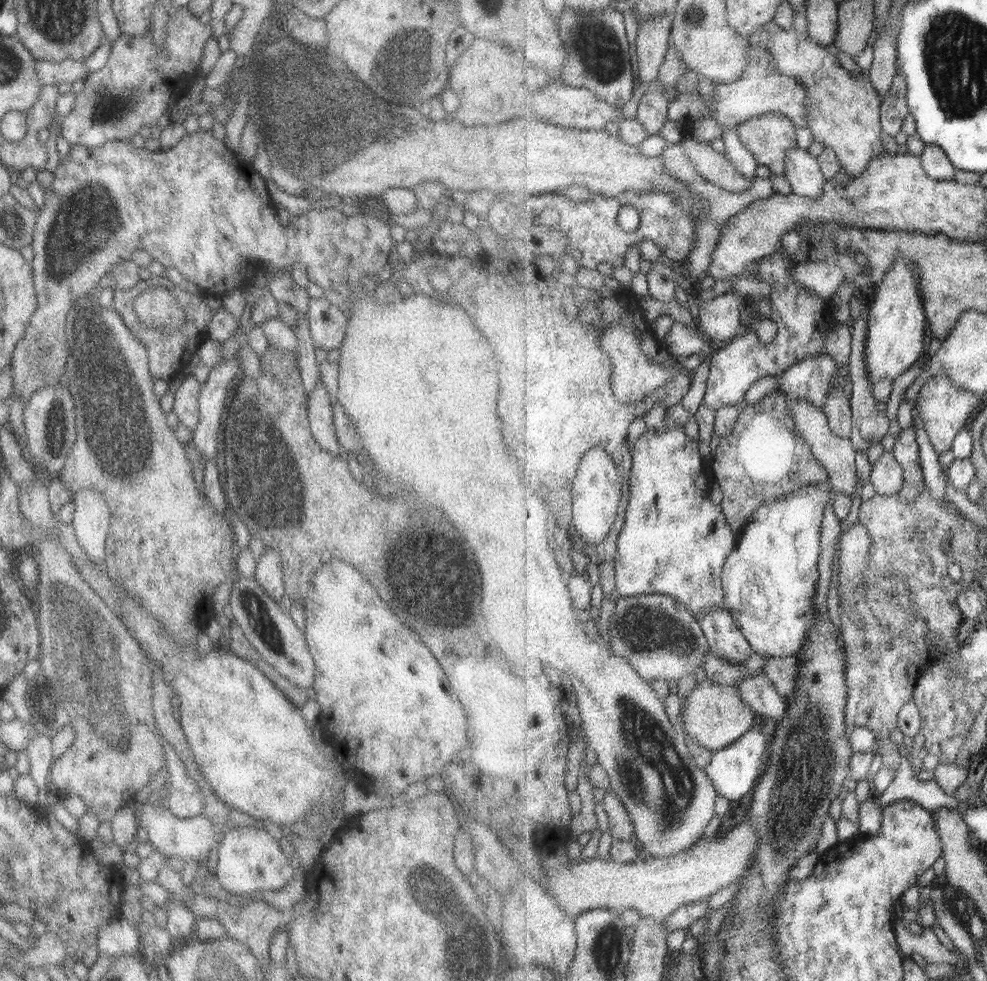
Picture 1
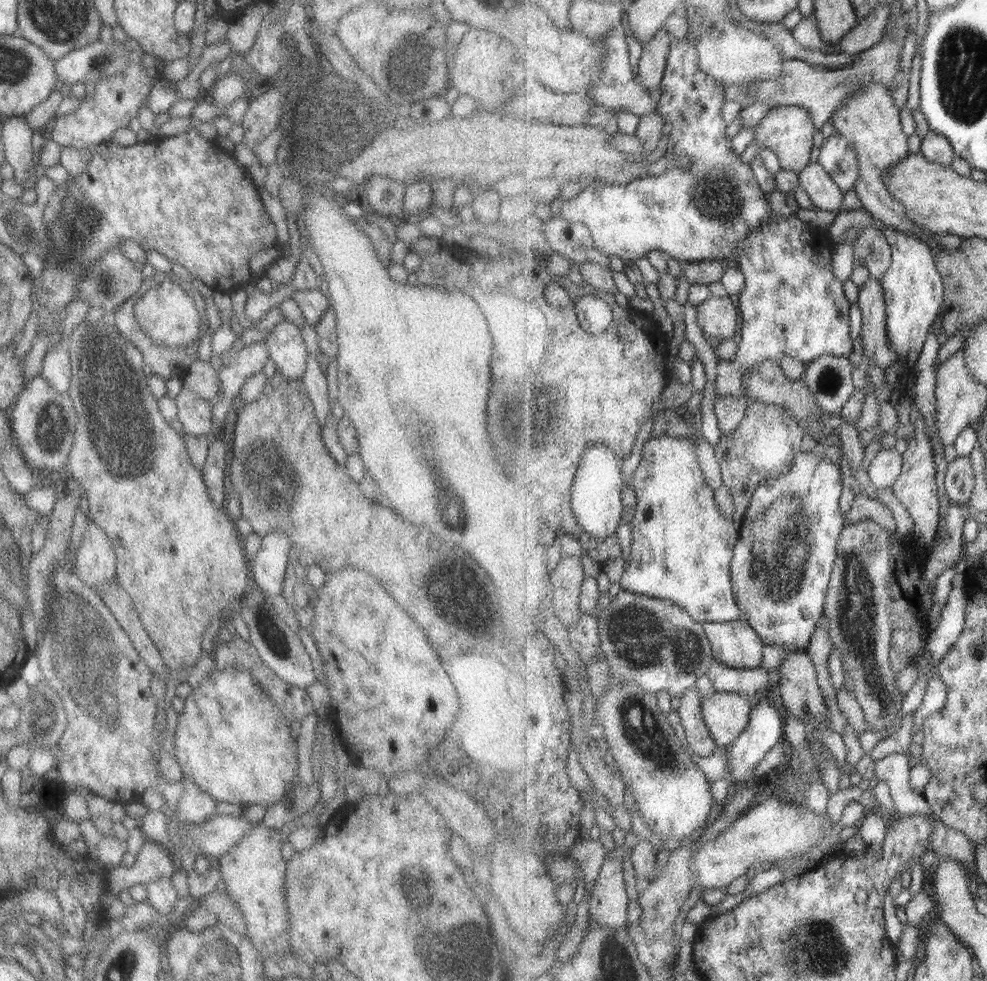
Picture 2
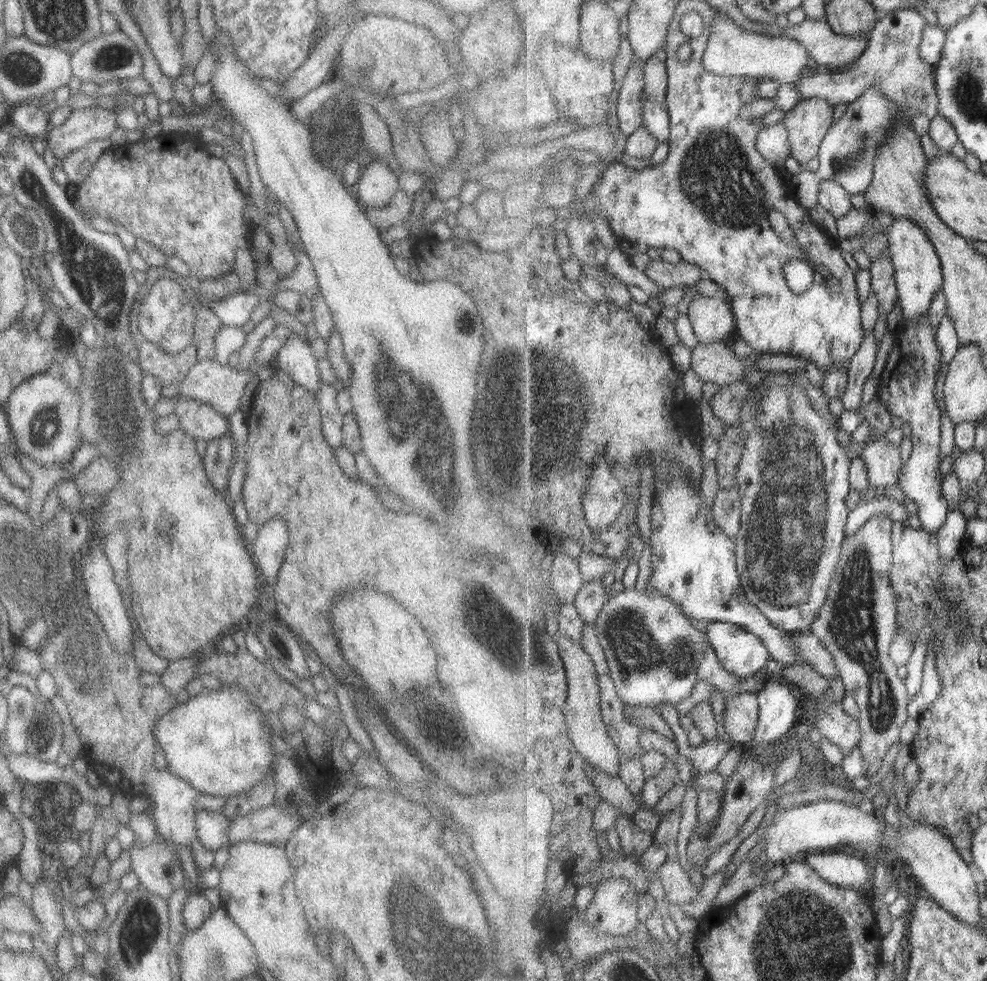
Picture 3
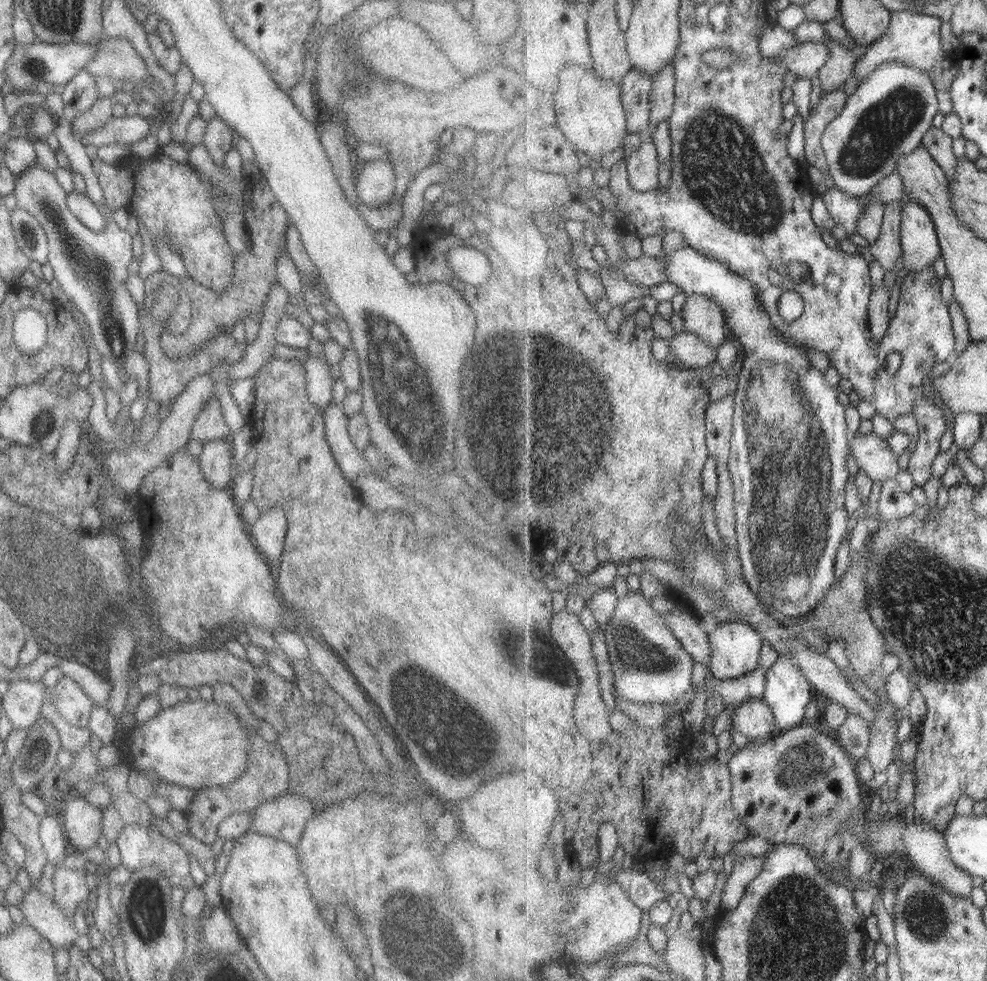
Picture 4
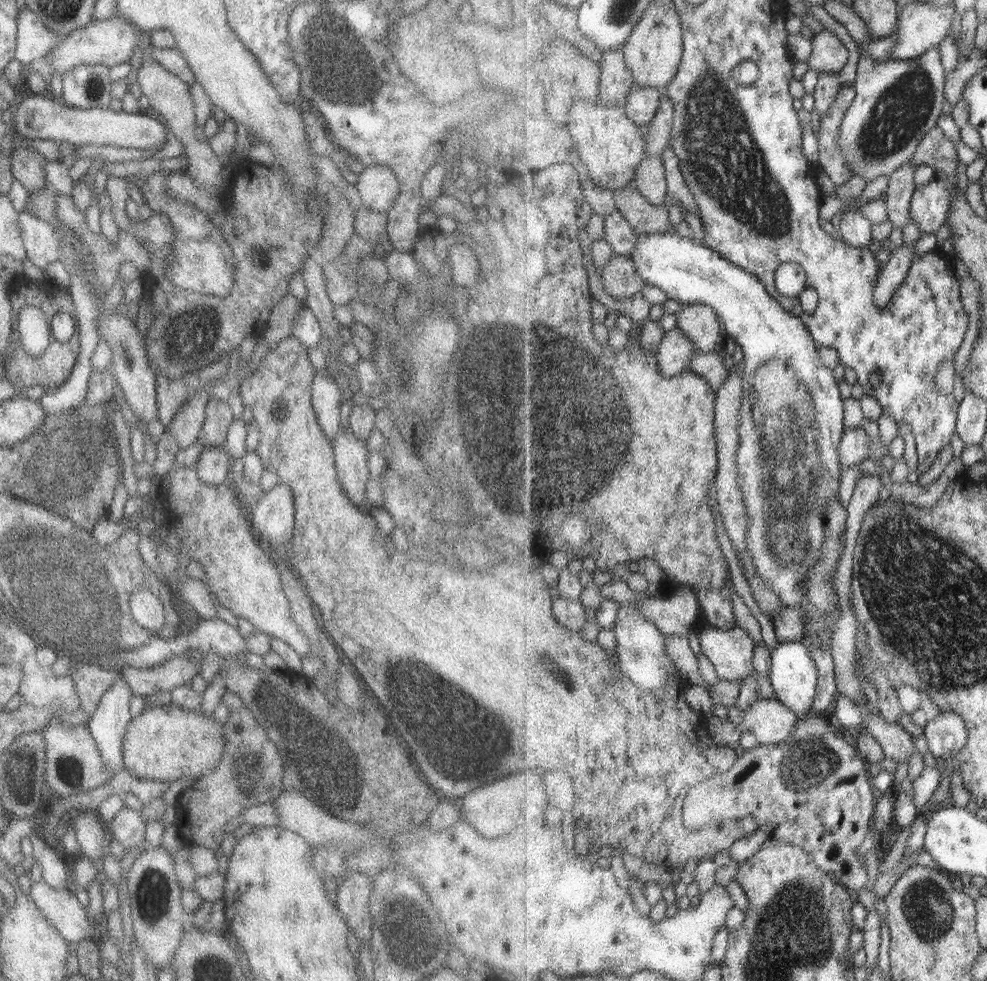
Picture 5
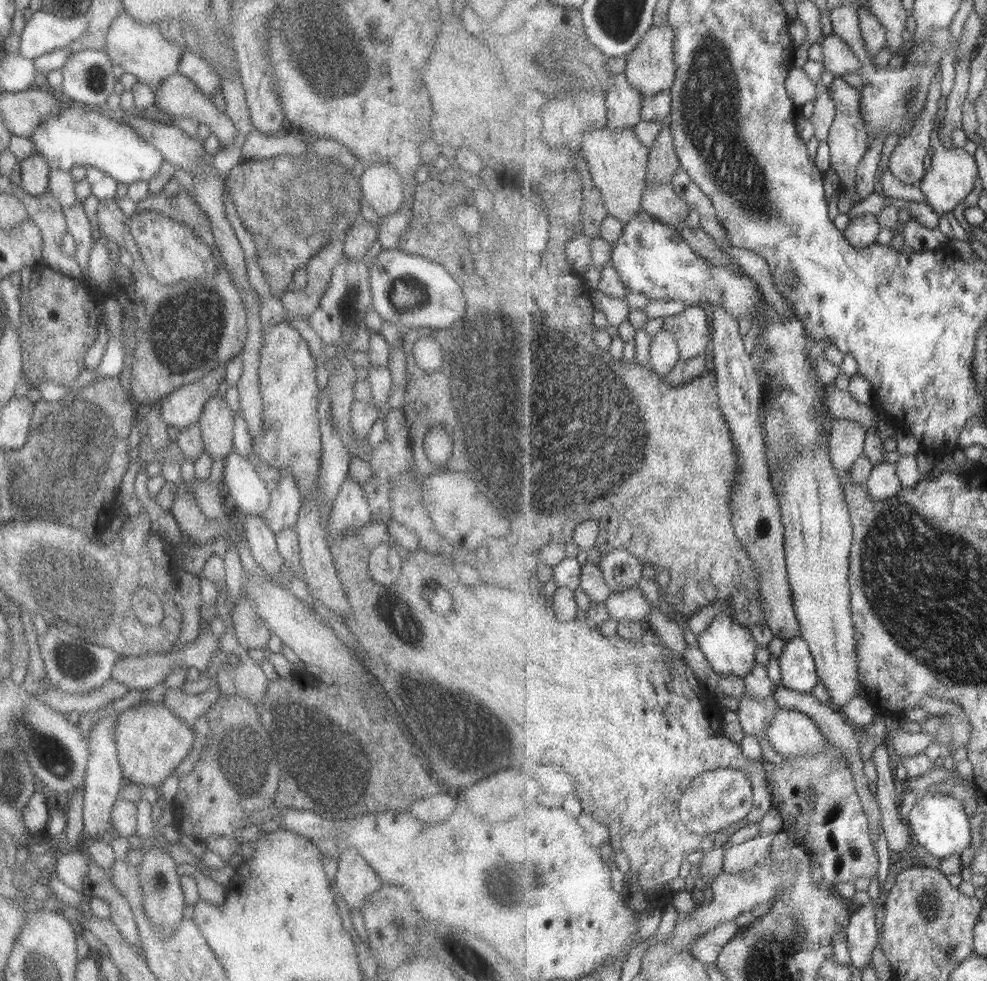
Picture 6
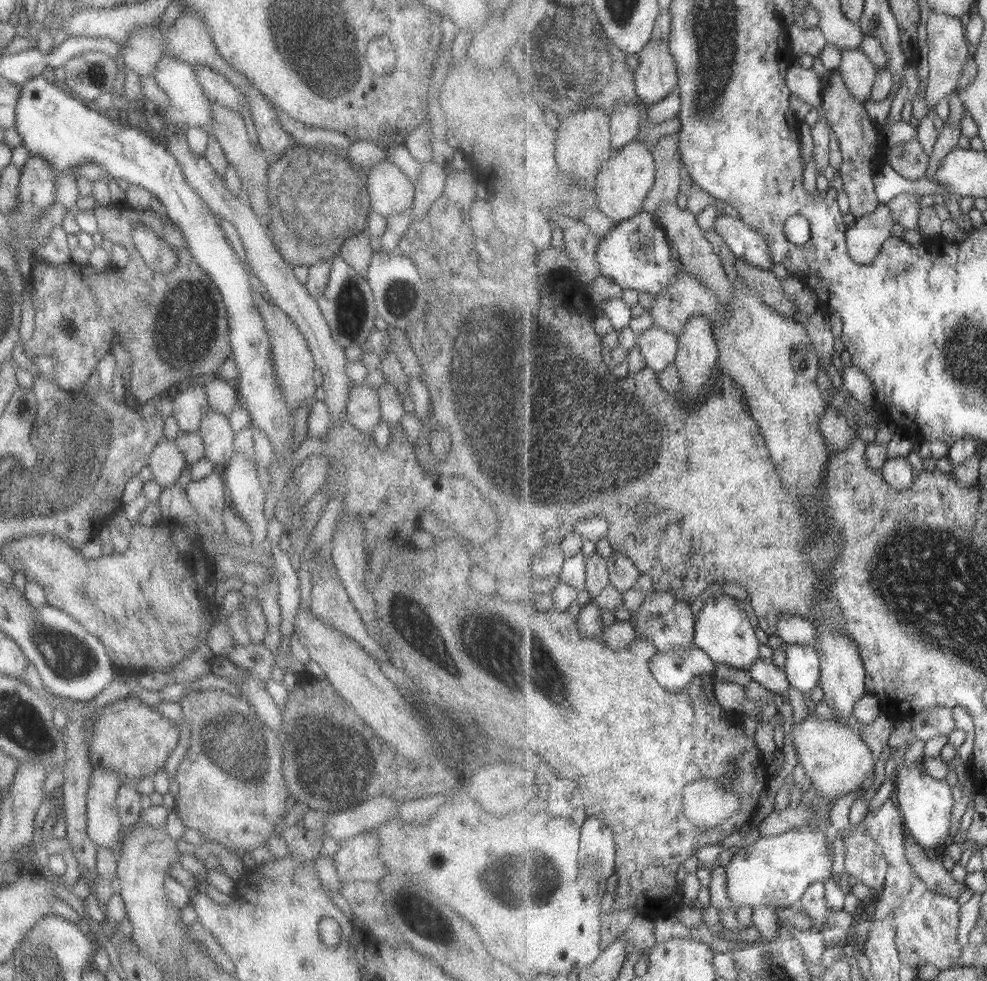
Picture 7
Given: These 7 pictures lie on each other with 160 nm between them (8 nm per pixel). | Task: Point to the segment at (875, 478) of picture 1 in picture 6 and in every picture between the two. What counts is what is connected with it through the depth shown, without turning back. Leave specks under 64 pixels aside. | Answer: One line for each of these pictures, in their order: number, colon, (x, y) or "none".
2: (885, 469)
3: (883, 459)
4: (873, 454)
5: (855, 447)
6: (847, 438)

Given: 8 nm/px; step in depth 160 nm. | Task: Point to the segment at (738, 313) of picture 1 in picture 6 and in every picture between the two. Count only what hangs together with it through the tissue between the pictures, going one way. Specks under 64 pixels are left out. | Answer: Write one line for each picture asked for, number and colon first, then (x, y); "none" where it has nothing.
2: (719, 318)
3: (713, 317)
4: (703, 316)
5: (700, 322)
6: (693, 327)

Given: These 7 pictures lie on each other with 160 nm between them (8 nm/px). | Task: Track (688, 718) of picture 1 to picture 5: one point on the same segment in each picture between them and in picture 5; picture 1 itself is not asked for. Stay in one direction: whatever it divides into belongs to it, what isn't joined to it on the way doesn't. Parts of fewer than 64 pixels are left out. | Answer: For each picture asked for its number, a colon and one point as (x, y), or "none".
2: (727, 714)
3: (741, 714)
4: (754, 719)
5: (771, 722)

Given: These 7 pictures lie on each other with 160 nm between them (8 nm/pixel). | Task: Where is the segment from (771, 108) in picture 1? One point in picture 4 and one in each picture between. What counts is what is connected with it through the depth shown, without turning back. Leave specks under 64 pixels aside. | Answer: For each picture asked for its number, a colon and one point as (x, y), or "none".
2: (822, 91)
3: (893, 59)
4: (914, 39)

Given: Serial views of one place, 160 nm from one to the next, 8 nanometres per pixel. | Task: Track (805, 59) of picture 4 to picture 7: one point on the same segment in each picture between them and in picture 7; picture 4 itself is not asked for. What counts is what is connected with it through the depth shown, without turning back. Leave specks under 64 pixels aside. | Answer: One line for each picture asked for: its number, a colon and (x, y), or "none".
5: (830, 55)
6: (839, 58)
7: (859, 72)

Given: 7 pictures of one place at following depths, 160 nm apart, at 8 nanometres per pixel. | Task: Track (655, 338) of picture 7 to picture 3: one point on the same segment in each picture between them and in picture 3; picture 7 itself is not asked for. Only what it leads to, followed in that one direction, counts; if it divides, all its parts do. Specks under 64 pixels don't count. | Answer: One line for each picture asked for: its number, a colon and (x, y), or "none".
3: (717, 362)
4: (690, 351)
5: (676, 350)
6: (665, 354)

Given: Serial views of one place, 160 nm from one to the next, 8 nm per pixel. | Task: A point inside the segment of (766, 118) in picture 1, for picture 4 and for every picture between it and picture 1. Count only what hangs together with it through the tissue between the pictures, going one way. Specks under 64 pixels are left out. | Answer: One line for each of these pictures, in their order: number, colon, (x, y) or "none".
2: (788, 131)
3: (808, 123)
4: (830, 106)

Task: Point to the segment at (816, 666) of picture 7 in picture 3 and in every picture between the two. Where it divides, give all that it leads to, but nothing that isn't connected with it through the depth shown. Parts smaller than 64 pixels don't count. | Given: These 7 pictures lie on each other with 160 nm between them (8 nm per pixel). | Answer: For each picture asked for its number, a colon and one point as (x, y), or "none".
3: (779, 708)
4: (788, 693)
5: (794, 674)
6: (797, 664)

